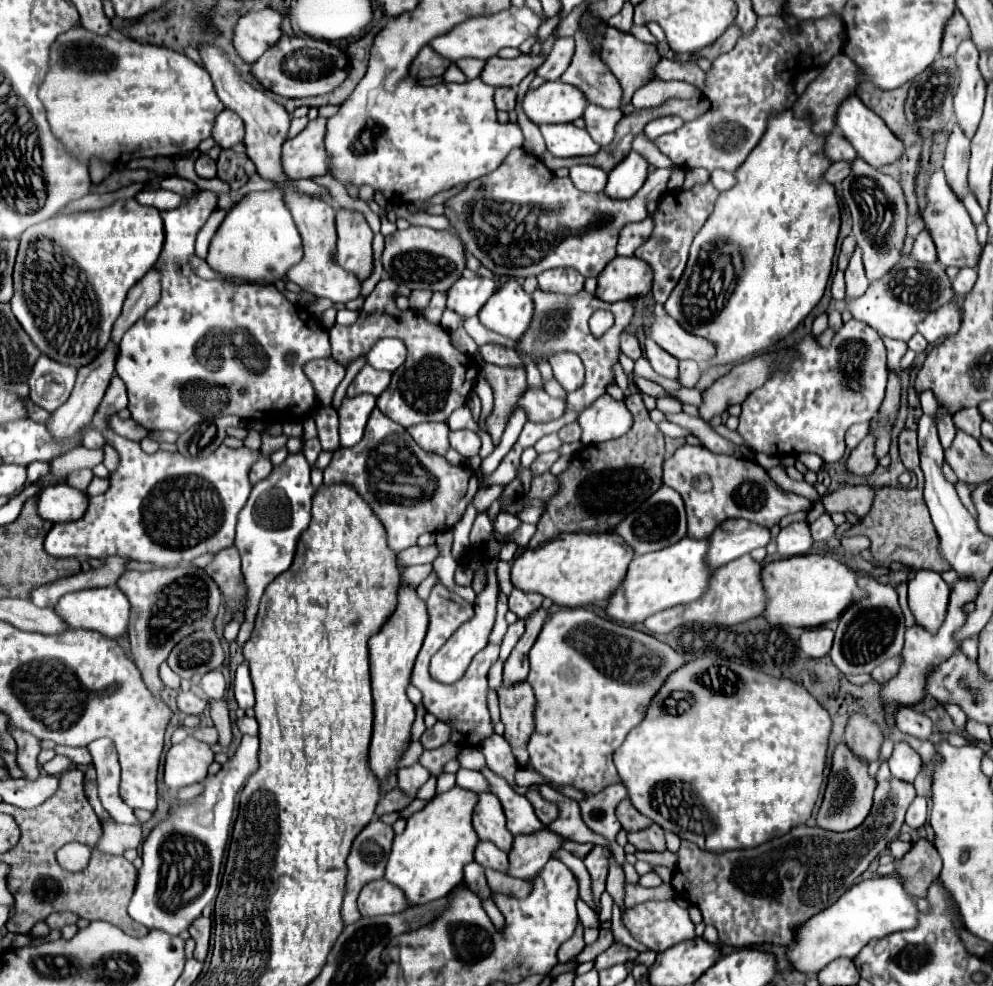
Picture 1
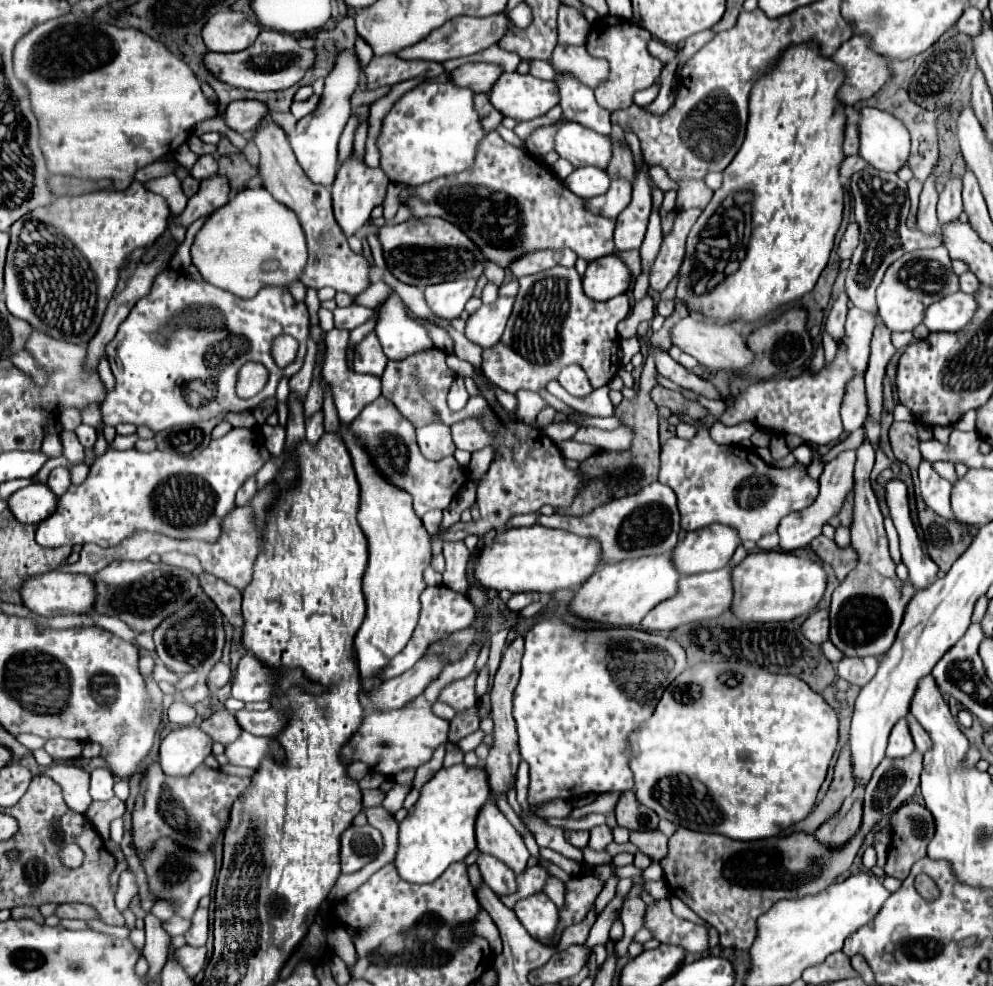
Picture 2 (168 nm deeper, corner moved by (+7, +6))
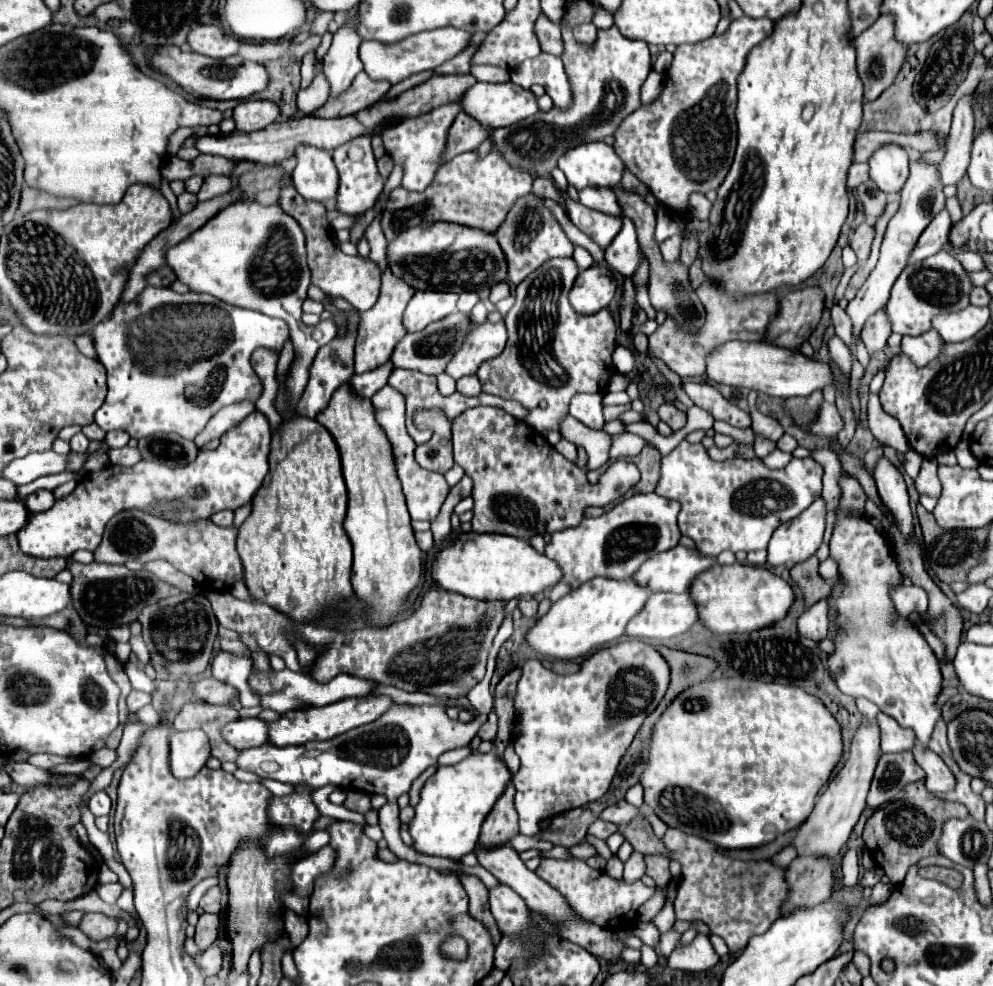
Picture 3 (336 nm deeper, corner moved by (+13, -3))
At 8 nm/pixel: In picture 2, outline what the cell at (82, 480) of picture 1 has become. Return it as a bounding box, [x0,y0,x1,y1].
[47,467,71,497]

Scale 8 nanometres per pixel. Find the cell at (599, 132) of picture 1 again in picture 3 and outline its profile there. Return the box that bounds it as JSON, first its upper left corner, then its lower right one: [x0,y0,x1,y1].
[511,52,573,110]

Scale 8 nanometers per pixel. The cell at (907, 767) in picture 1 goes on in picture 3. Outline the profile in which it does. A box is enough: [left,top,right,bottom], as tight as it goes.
[877,714,915,754]

